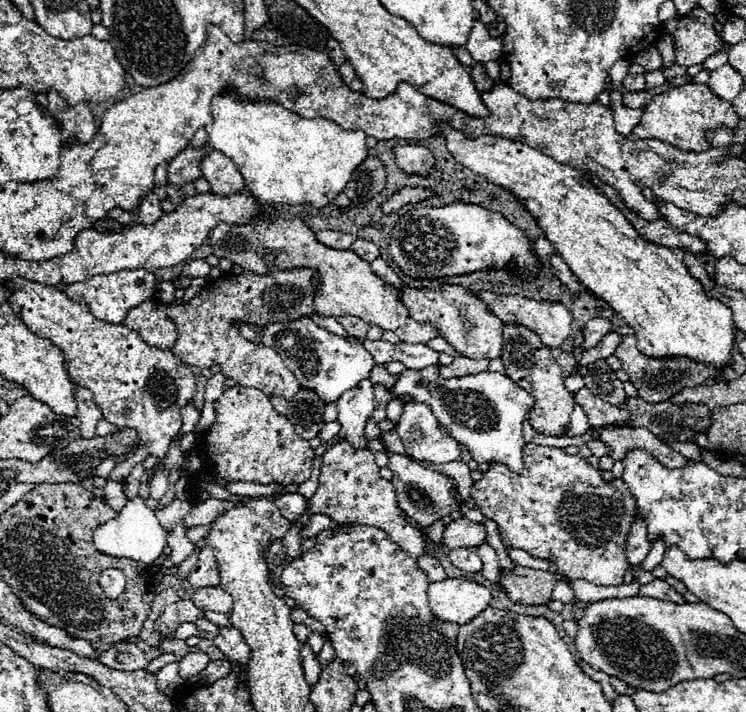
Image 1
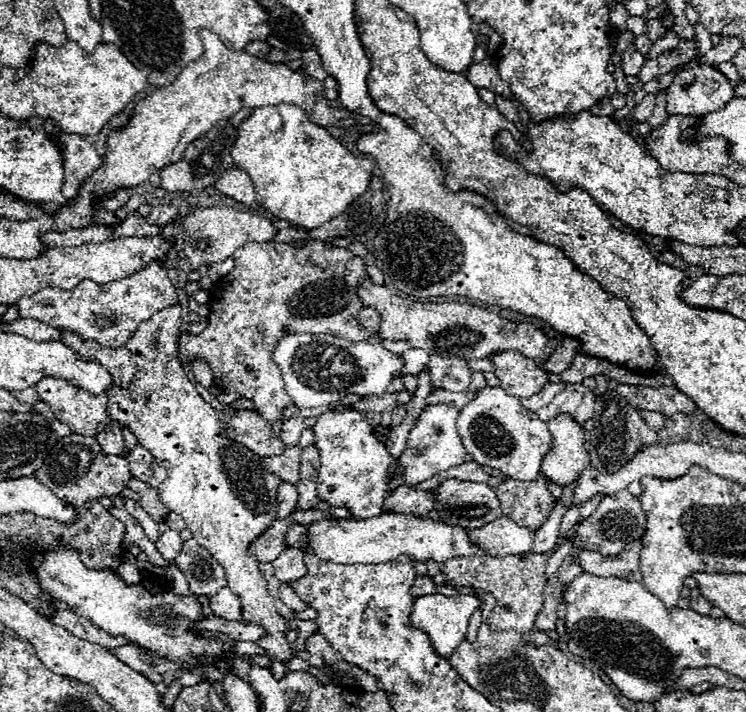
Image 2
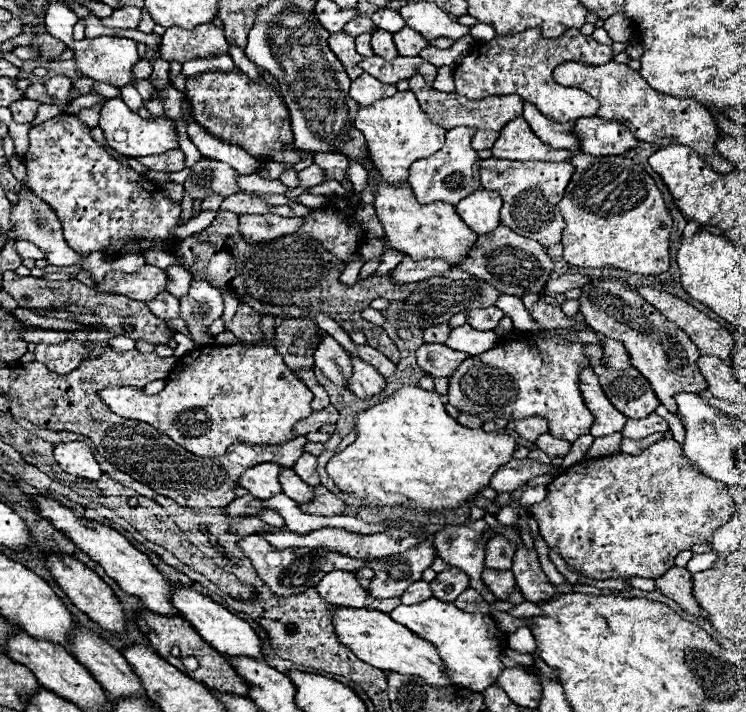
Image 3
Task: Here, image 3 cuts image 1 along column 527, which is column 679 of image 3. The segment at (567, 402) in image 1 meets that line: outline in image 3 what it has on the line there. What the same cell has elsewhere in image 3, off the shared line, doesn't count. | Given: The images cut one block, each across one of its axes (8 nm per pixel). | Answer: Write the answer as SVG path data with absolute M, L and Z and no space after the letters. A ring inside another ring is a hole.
M610 276L590 280L582 286L582 296L578 300L584 322L596 332L620 340L626 346L632 366L646 376L660 404L664 404L670 412L676 414L676 392L706 390L706 380L696 366L700 352L694 342L688 338L688 334L684 334L684 330L680 330L674 322L668 322L652 304L640 298L640 294L636 294L624 280Z

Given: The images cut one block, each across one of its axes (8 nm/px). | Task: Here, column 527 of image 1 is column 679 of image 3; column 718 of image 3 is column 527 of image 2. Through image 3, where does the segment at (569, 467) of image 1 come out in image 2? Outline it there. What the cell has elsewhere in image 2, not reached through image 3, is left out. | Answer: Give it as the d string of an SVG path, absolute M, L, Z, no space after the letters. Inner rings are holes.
M540 474L534 482L520 482L514 478L506 478L496 486L502 514L514 518L520 526L534 530L542 526L548 514L554 510L554 496L546 490L546 478Z

